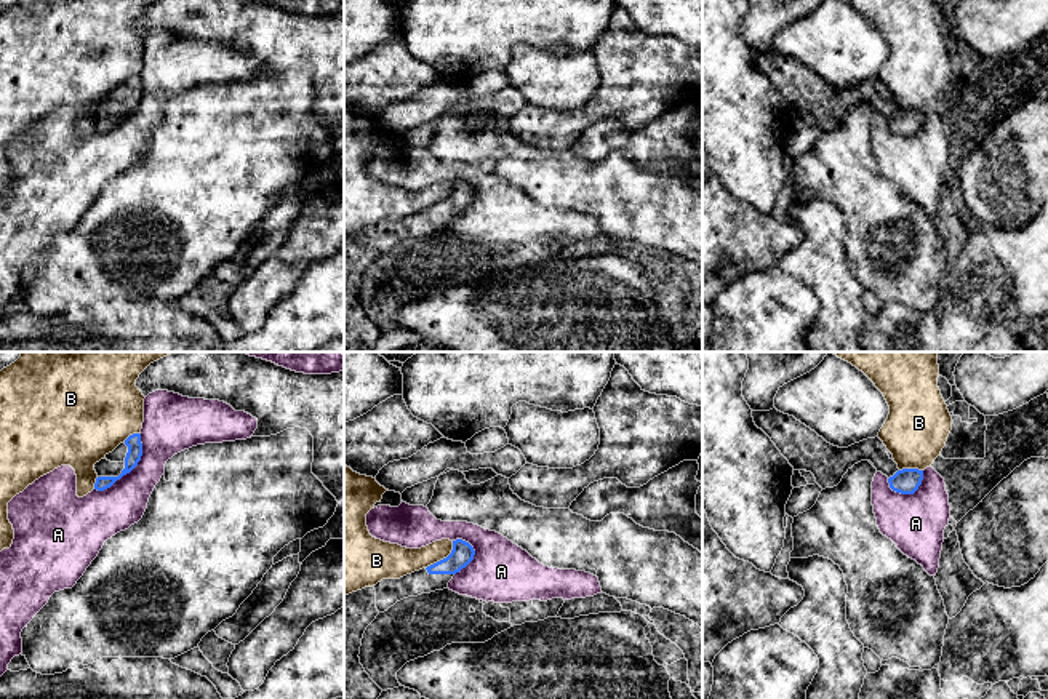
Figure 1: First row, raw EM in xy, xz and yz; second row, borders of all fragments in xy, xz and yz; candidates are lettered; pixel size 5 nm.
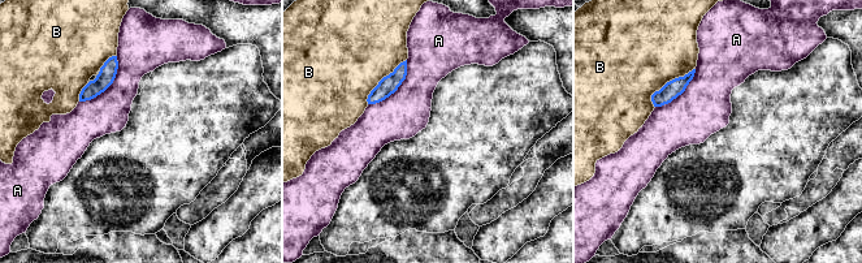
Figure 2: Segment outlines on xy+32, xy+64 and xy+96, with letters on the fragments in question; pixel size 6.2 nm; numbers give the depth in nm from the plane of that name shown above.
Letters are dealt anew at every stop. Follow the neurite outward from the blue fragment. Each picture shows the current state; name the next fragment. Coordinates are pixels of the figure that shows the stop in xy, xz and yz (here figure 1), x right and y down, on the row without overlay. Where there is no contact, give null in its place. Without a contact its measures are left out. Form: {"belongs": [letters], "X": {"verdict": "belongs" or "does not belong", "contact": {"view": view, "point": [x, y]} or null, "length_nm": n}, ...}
{"belongs": [], "A": {"verdict": "does not belong", "contact": {"view": "xy", "point": [130, 112]}, "length_nm": 380}, "B": {"verdict": "does not belong", "contact": {"view": "xz", "point": [444, 200]}, "length_nm": 200}}

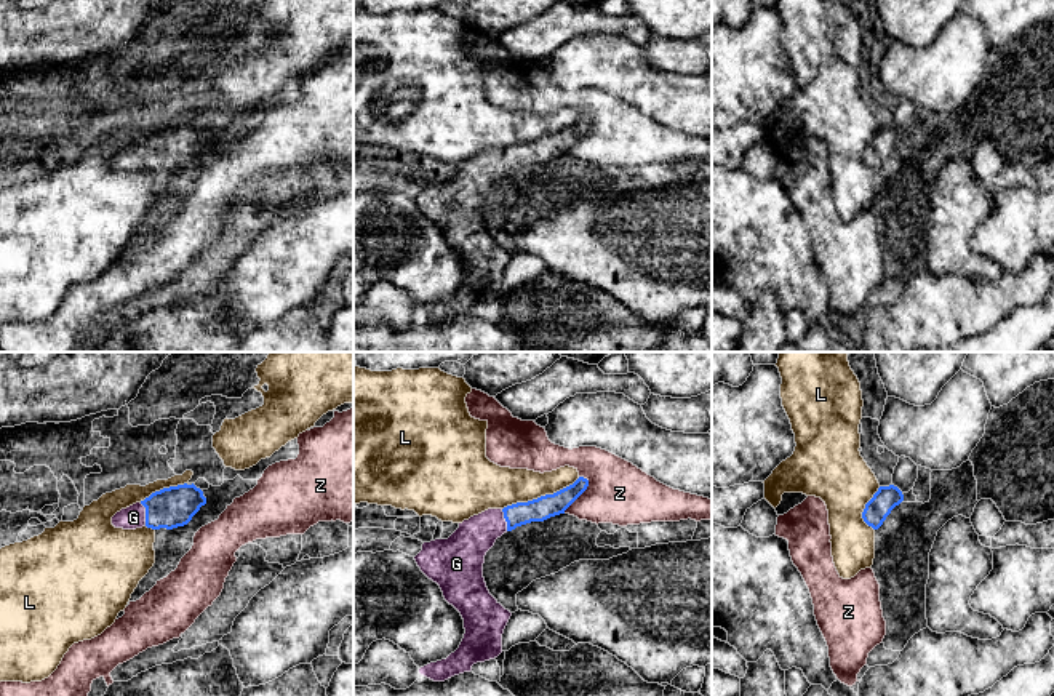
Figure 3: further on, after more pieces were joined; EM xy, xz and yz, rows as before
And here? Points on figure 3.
{"belongs": ["G"], "G": {"verdict": "belongs", "contact": {"view": "xy", "point": [146, 156]}, "length_nm": 120}, "L": {"verdict": "does not belong", "contact": {"view": "xz", "point": [541, 138]}, "length_nm": 420}, "Z": {"verdict": "does not belong", "contact": {"view": "xz", "point": [581, 135]}, "length_nm": 220}}

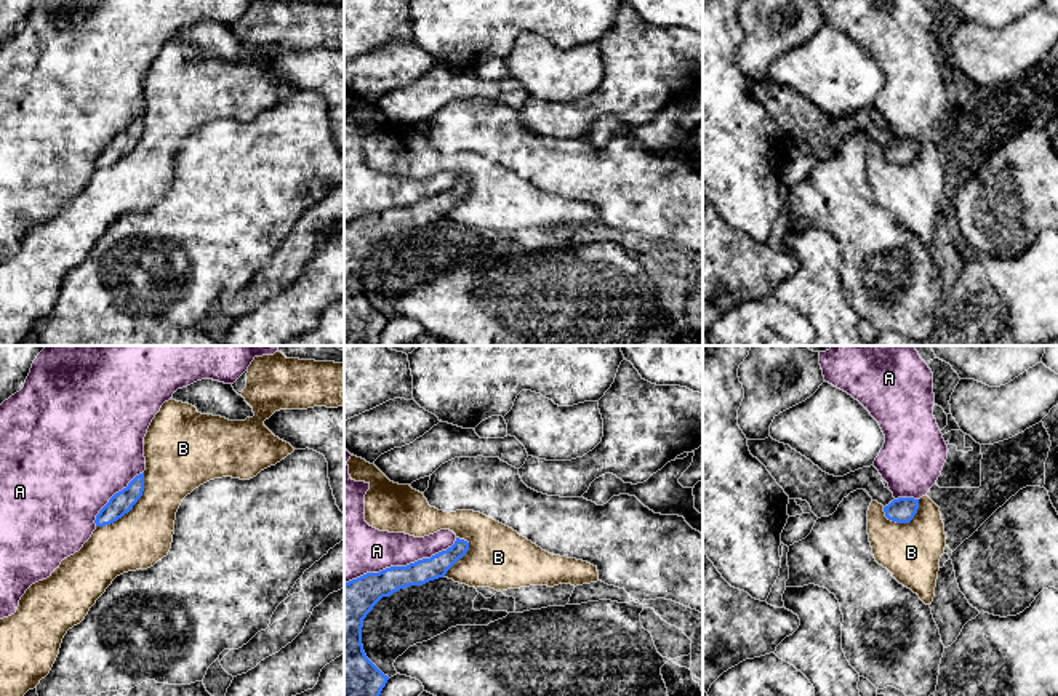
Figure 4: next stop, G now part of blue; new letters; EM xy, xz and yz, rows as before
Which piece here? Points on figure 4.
{"belongs": [], "A": {"verdict": "does not belong", "contact": {"view": "xz", "point": [400, 208]}, "length_nm": 600}, "B": {"verdict": "does not belong", "contact": {"view": "xy", "point": [132, 149]}, "length_nm": 380}}

